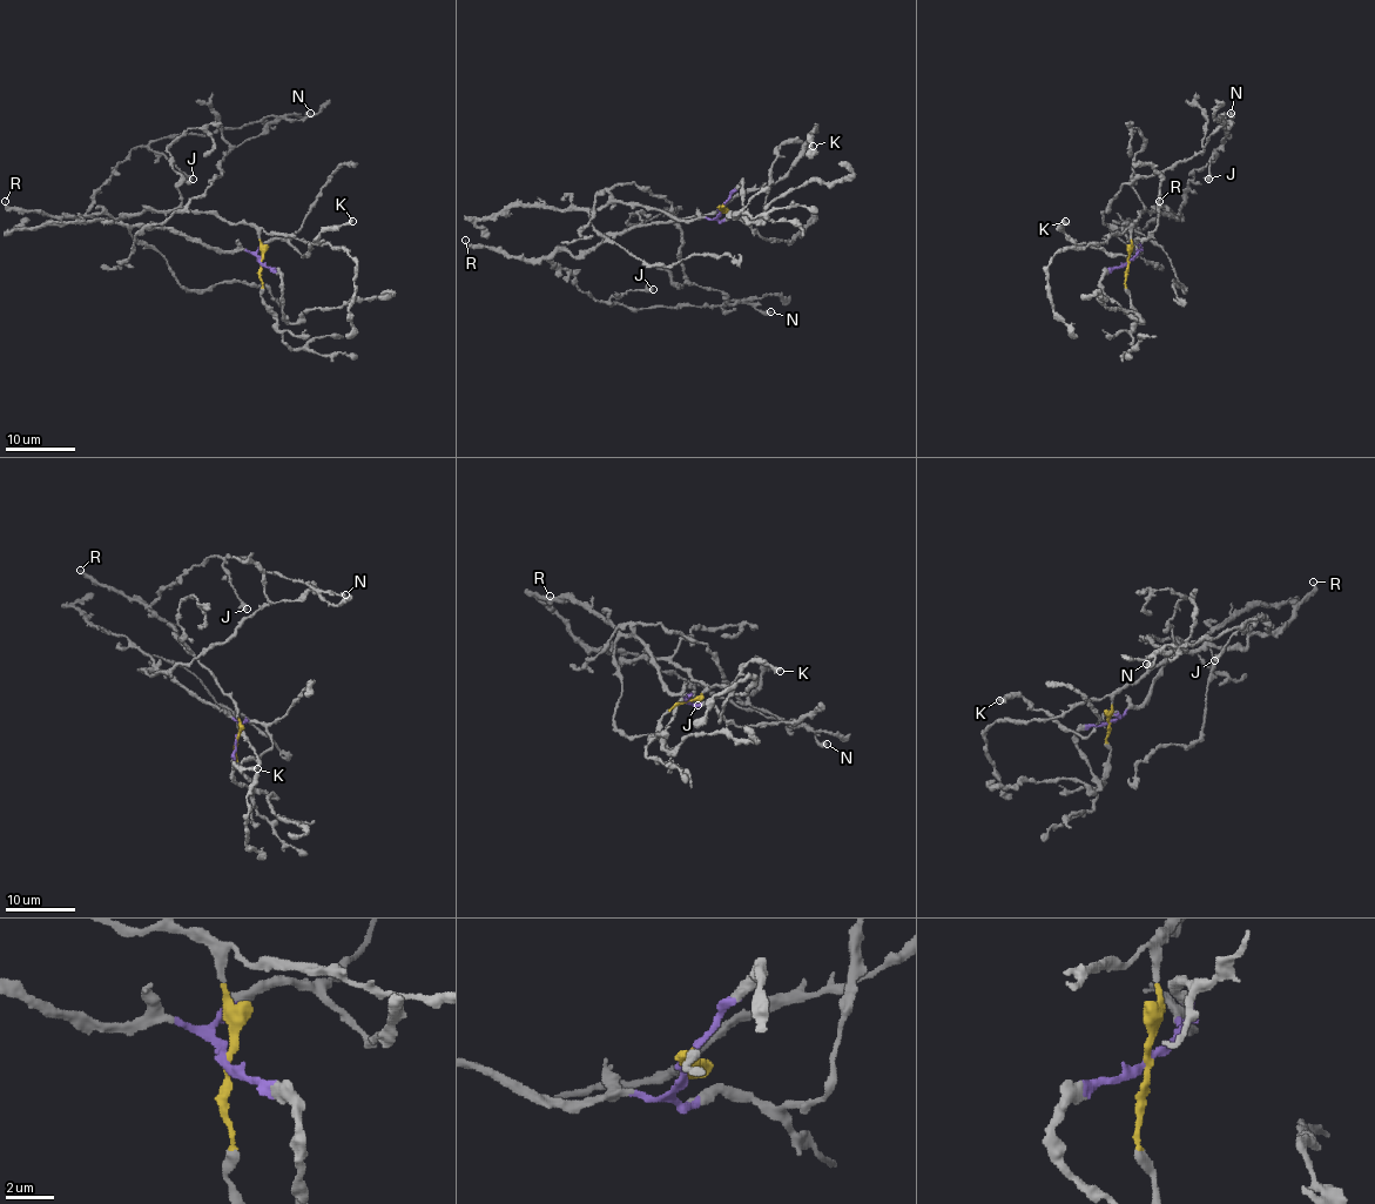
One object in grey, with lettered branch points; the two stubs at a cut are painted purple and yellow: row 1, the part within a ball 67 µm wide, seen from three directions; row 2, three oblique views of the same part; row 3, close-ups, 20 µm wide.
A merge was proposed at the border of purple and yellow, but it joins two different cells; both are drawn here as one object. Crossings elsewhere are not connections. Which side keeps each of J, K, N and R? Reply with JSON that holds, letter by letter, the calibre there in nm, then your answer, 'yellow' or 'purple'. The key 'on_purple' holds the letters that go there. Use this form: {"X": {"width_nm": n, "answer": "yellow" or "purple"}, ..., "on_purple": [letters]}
{"J": {"width_nm": 360, "answer": "yellow"}, "K": {"width_nm": 480, "answer": "purple"}, "N": {"width_nm": 460, "answer": "purple"}, "R": {"width_nm": 200, "answer": "yellow"}, "on_purple": ["K", "N"]}

